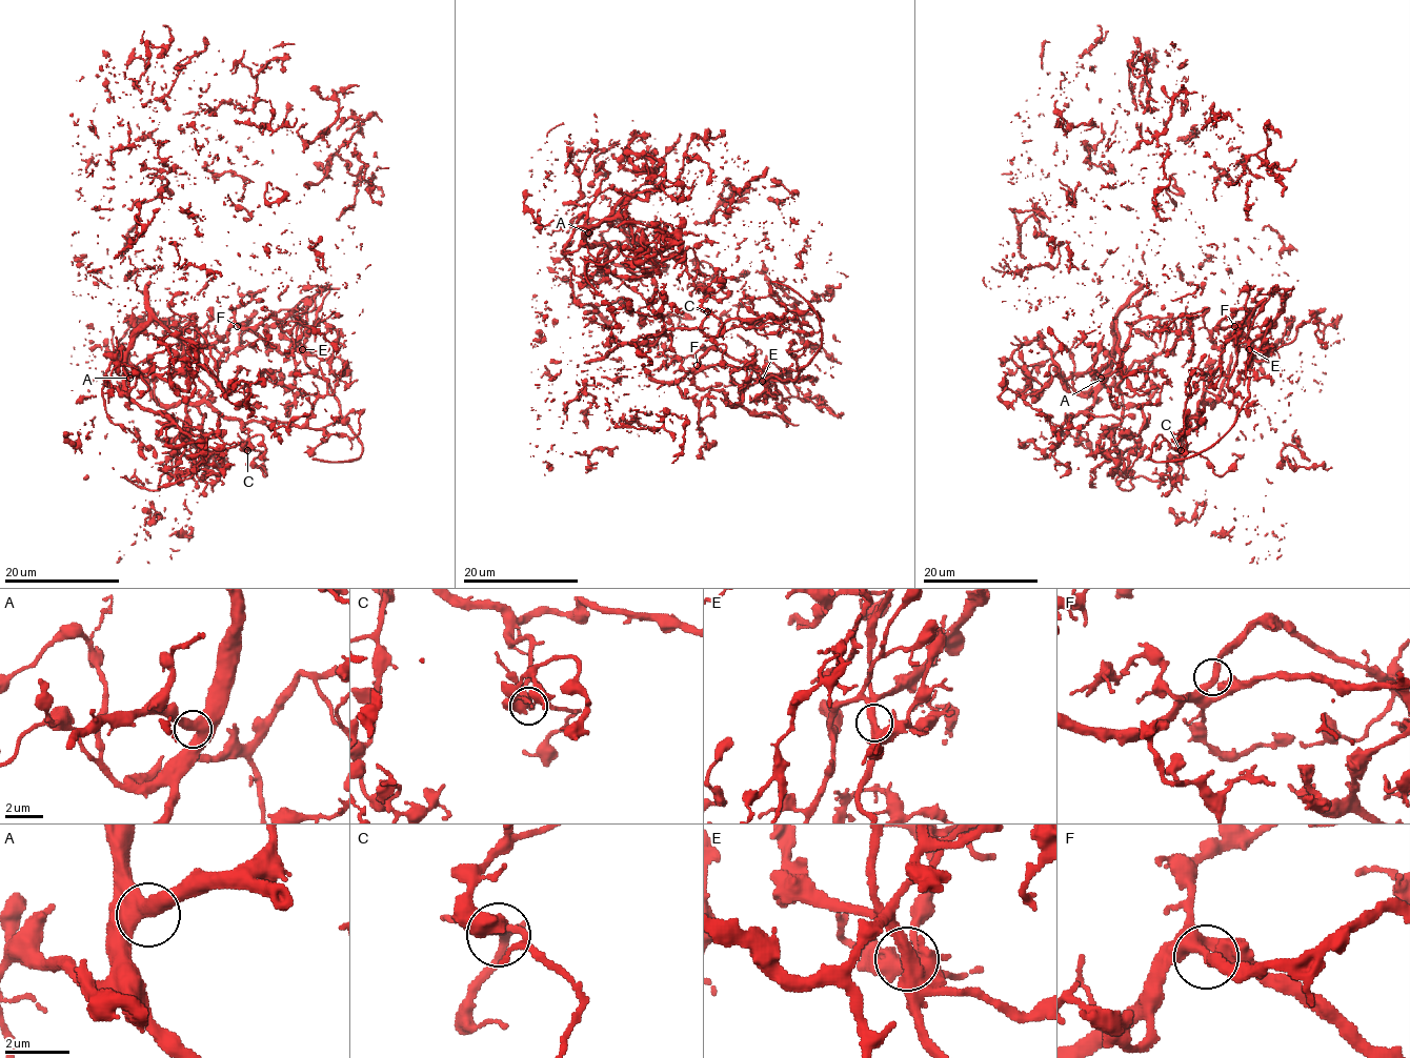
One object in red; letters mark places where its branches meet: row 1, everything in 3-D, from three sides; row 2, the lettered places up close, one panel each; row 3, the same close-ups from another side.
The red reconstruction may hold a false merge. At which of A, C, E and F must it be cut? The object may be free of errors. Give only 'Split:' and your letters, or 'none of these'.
Split: E

